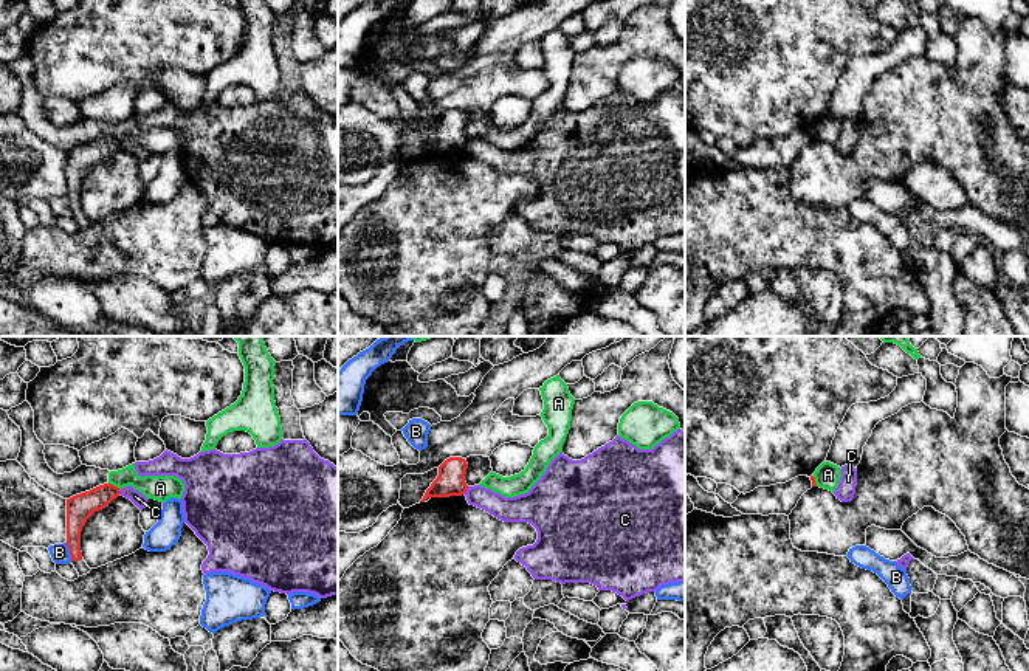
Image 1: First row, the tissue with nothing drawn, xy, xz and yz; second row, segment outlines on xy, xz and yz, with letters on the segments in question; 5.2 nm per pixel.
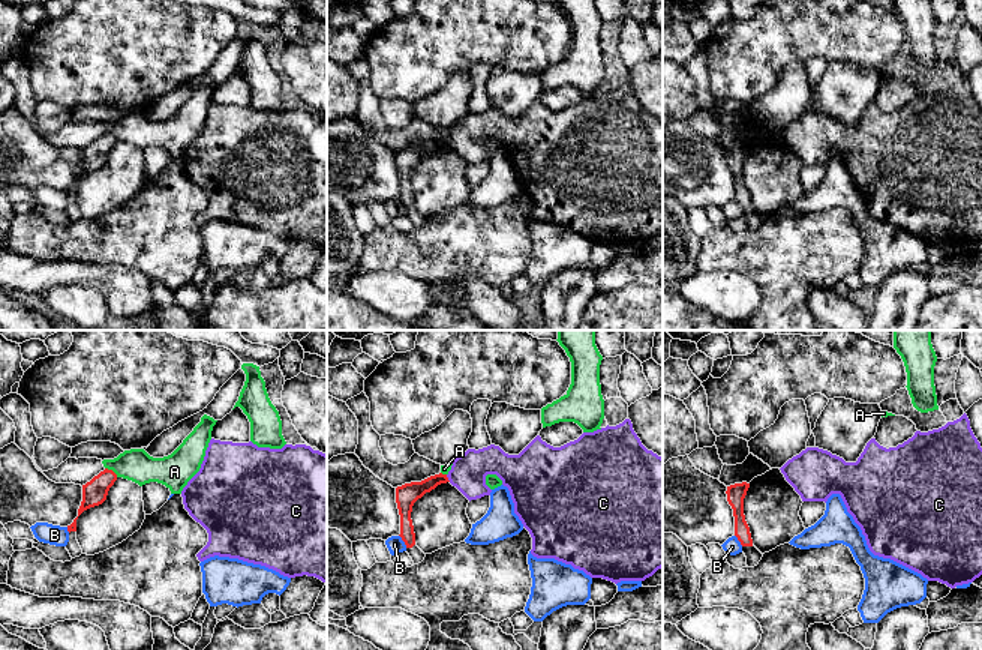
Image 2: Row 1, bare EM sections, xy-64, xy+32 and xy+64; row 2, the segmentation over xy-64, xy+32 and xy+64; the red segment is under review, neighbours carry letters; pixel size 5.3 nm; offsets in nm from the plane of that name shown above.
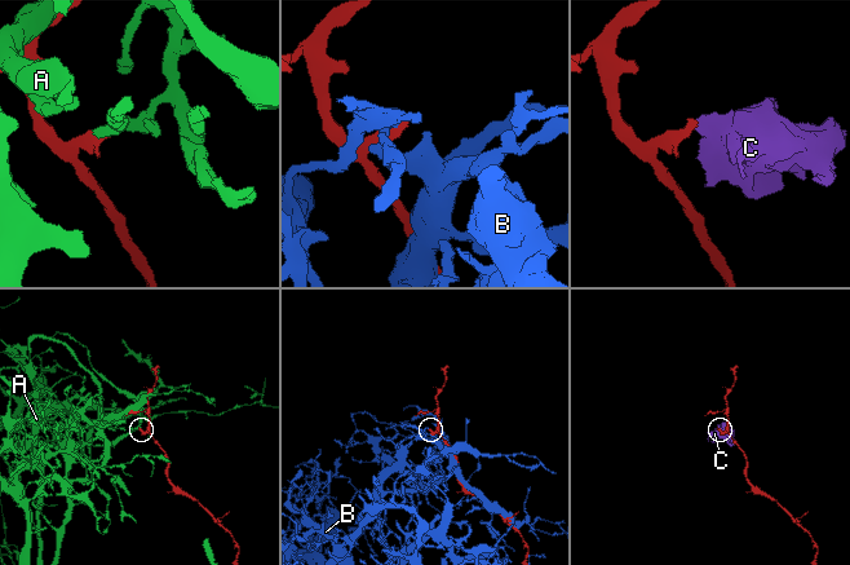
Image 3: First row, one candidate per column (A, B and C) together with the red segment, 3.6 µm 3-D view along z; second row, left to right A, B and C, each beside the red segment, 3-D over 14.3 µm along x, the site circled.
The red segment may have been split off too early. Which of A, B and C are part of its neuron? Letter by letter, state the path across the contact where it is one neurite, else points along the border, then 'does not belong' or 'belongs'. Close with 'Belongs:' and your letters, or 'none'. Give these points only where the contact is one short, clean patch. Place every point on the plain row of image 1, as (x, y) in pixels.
A: does not belong
B: does not belong
C: border along xz (468, 140), (464, 146); does not belong
Belongs: none

